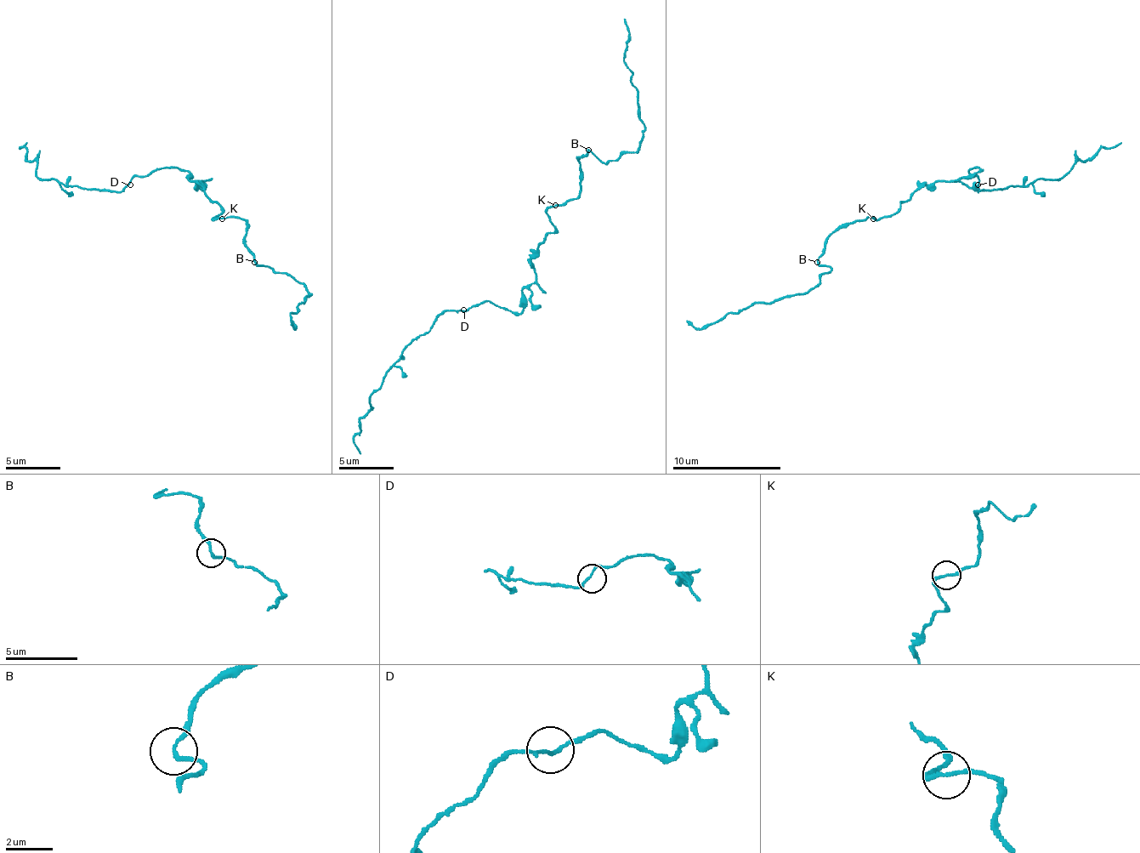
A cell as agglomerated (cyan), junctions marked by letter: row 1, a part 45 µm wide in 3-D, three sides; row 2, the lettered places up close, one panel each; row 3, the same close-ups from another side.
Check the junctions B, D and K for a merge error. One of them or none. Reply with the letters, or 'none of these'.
none of these

